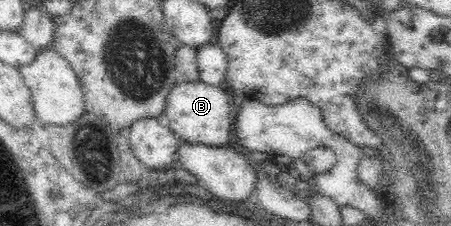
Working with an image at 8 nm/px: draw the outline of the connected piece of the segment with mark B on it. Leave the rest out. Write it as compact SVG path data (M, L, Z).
M179 79L164 100L161 123L186 142L224 147L230 138L232 119L228 96L219 86L212 86L201 80L188 82Z

